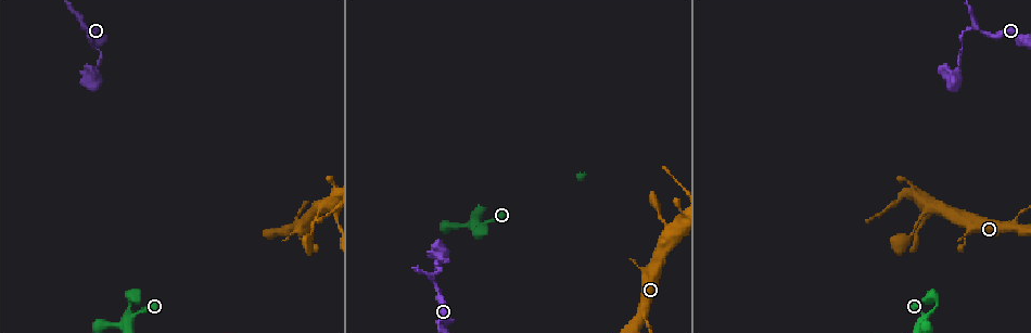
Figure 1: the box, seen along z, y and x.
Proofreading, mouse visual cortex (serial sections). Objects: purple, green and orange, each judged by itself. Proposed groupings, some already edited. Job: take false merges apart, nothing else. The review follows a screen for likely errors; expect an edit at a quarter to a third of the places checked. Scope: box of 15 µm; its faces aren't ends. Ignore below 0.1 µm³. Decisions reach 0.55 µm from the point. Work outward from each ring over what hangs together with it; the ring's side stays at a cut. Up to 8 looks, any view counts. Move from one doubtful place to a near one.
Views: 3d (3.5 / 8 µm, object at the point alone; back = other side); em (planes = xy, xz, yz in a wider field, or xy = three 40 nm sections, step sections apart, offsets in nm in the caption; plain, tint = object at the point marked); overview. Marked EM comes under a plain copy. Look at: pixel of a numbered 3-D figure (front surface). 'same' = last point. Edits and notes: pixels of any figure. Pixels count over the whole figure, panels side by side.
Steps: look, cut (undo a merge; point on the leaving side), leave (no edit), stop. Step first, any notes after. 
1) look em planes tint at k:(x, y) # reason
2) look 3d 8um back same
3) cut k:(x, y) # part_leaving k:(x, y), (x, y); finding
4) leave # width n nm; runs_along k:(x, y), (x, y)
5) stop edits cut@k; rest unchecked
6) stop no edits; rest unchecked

look 3d 3.5um at 1:(134, 316) # thin arm on a thick one

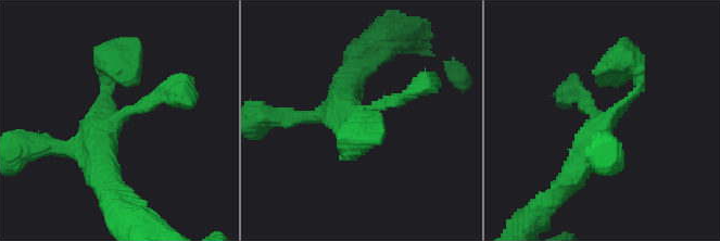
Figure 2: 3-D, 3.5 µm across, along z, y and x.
look em xy step 1 tint at 2:(116, 119)

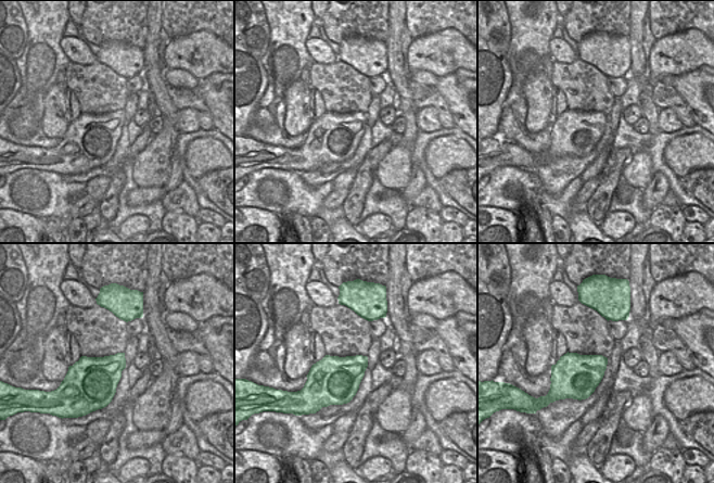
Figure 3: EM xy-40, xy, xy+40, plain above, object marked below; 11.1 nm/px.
leave # runs_along 2:(175, 90), (124, 113), (91, 147), (58, 147); continuous, no second cell

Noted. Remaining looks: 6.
look 3d 8um at 1:(83, 27) # abrupt turn

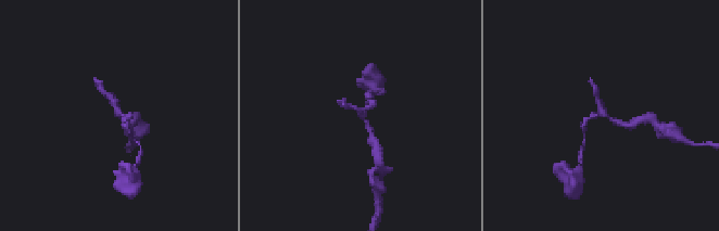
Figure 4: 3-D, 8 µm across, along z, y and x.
look em planes tint at 4:(119, 112)

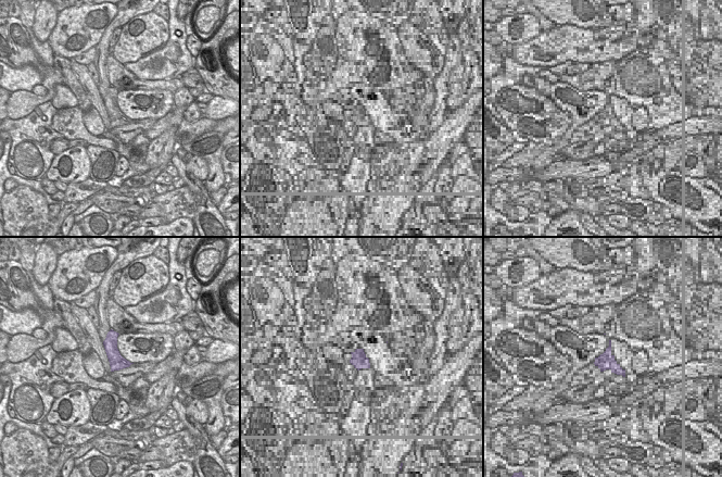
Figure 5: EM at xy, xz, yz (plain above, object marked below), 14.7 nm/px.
leave # all the same cell

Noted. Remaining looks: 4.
look 3d 3.5um at 1:(438, 255) # sharp bend

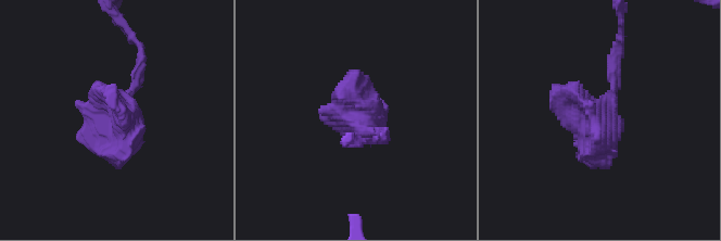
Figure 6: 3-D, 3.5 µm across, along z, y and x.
leave # runs_along 6:(620, 54), (601, 114), (551, 91); continuous, no second cell

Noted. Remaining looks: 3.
stop no edits; rest unchecked

